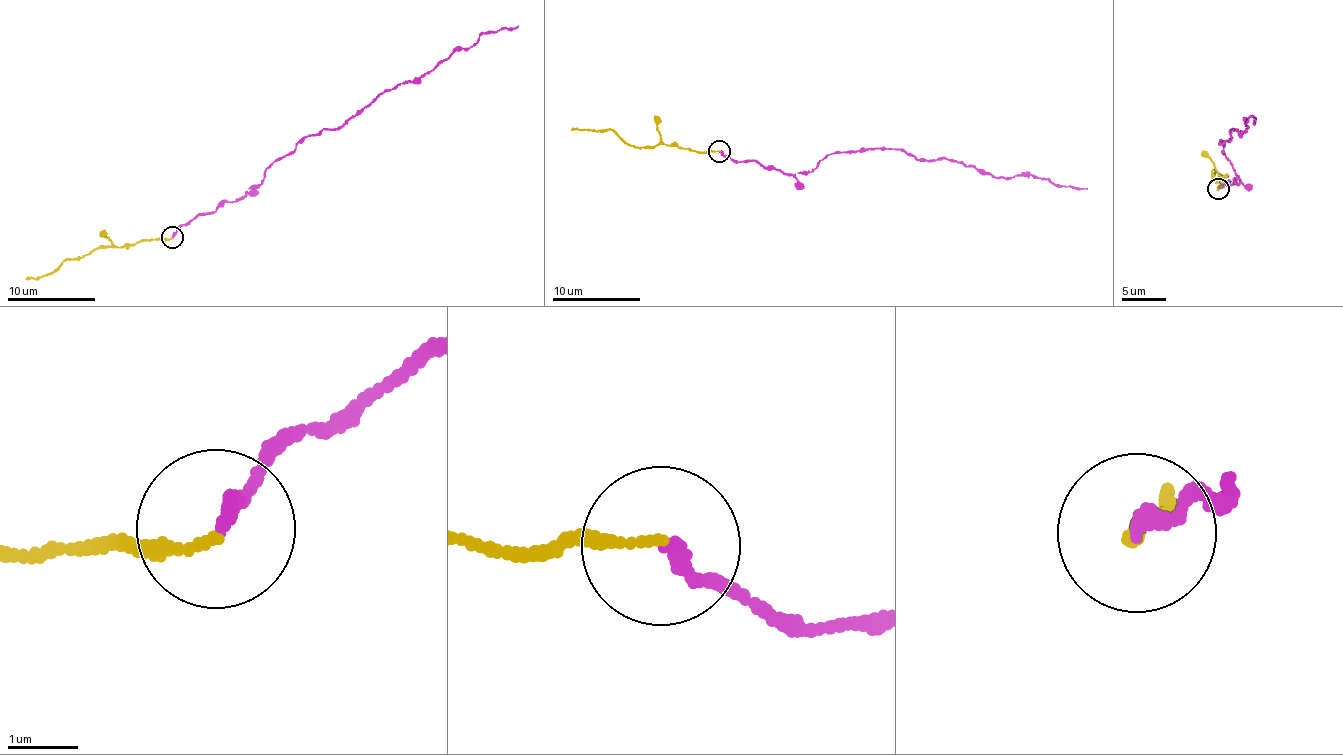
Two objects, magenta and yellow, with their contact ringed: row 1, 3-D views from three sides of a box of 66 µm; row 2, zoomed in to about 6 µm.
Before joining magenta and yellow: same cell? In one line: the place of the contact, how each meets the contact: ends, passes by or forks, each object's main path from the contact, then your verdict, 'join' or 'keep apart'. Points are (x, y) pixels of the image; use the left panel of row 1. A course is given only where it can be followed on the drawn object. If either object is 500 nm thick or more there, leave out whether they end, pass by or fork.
place (172, 237); magenta ends; yellow ends; course magenta (171, 237), (191, 218), (245, 194), (306, 136), (339, 130), (384, 92), (416, 82), (481, 34), (517, 25); course yellow (171, 238), (90, 250), (63, 262), (43, 276), (26, 279); join

